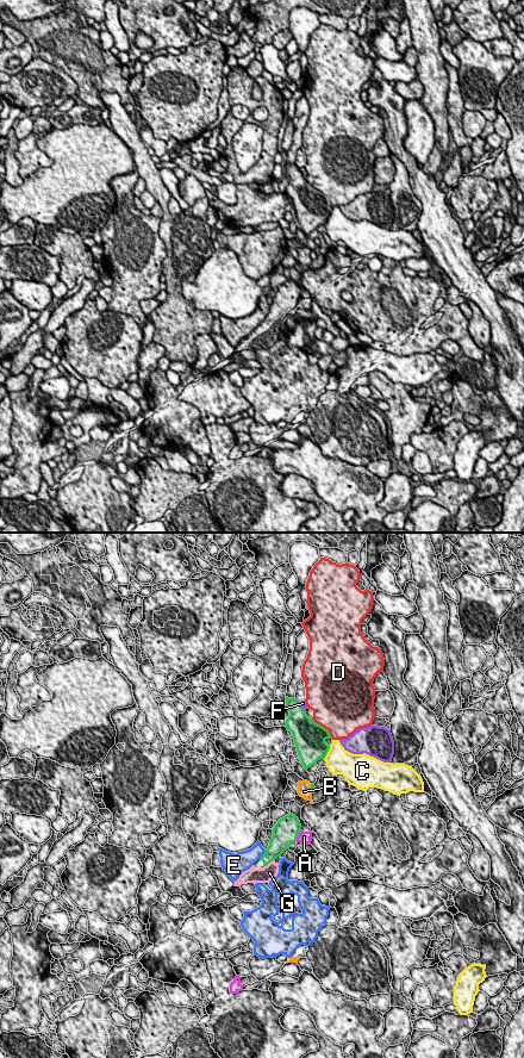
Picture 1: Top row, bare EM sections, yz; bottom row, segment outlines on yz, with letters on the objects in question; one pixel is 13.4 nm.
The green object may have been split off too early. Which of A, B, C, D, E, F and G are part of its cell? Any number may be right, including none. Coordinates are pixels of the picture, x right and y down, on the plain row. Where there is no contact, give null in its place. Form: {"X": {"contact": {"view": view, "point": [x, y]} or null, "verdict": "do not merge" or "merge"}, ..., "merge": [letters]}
{"A": {"contact": {"view": "yz", "point": [298, 300]}, "verdict": "do not merge"}, "B": {"contact": {"view": "yz", "point": [310, 255]}, "verdict": "do not merge"}, "C": {"contact": {"view": "yz", "point": [326, 219]}, "verdict": "do not merge"}, "D": {"contact": {"view": "yz", "point": [323, 193]}, "verdict": "do not merge"}, "E": {"contact": {"view": "yz", "point": [263, 321]}, "verdict": "do not merge"}, "F": {"contact": {"view": "yz", "point": [300, 173]}, "verdict": "do not merge"}, "G": {"contact": {"view": "yz", "point": [268, 329]}, "verdict": "merge"}, "merge": ["G"]}

